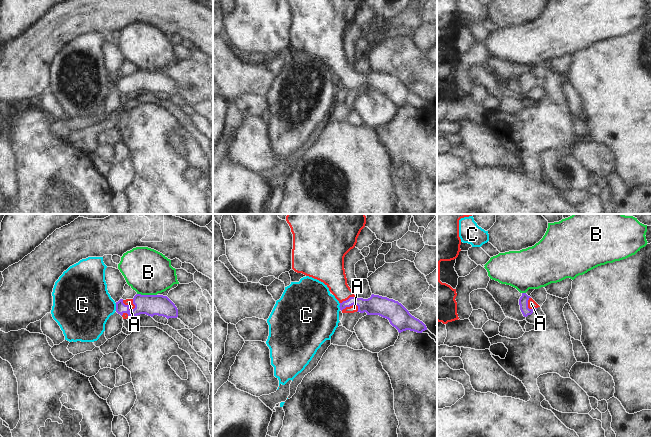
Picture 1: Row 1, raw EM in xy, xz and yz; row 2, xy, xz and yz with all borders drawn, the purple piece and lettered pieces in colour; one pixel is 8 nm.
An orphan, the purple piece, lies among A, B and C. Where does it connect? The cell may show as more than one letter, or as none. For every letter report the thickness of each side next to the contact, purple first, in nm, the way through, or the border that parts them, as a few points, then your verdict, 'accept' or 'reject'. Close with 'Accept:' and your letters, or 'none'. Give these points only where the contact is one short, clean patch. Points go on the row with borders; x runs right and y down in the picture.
A: 170/50 nm | across xy (151, 305), (128, 307), (129, 302) | accept
B: 170/360 nm | along xy (137, 293), (156, 295) | reject
C: 160/420 nm | along xy (115, 303), (116, 310) | reject
Accept: A

